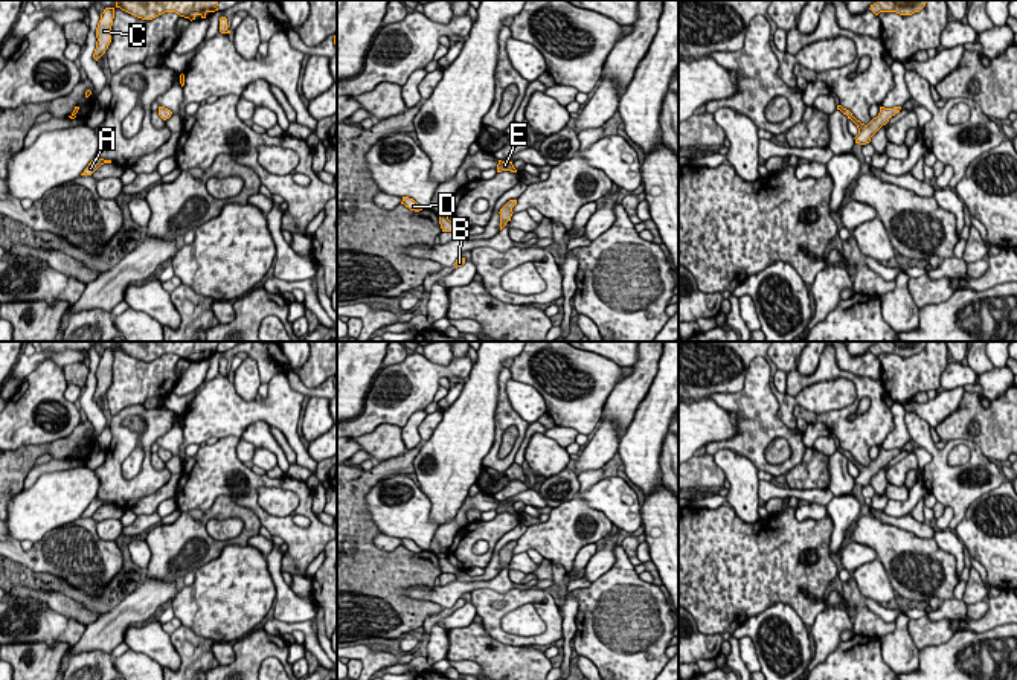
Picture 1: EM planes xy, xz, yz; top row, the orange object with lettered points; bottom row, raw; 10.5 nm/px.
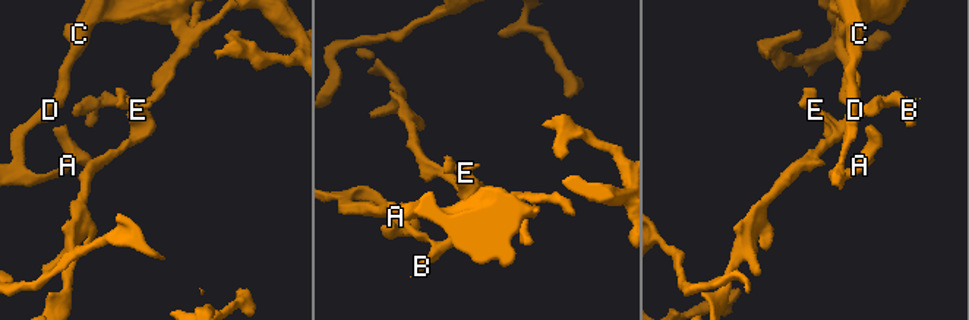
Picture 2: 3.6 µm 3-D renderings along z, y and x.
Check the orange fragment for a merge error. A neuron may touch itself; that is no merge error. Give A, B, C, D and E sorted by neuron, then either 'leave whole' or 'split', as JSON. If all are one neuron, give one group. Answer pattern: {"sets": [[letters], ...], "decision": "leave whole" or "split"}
{"sets": [["A", "B", "C", "D"], ["E"]], "decision": "split"}

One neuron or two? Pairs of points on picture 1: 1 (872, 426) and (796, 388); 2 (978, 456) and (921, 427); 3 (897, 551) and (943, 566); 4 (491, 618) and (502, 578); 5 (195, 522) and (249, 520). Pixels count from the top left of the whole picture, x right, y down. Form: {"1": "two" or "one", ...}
{"1": "one", "2": "one", "3": "one", "4": "two", "5": "one"}

